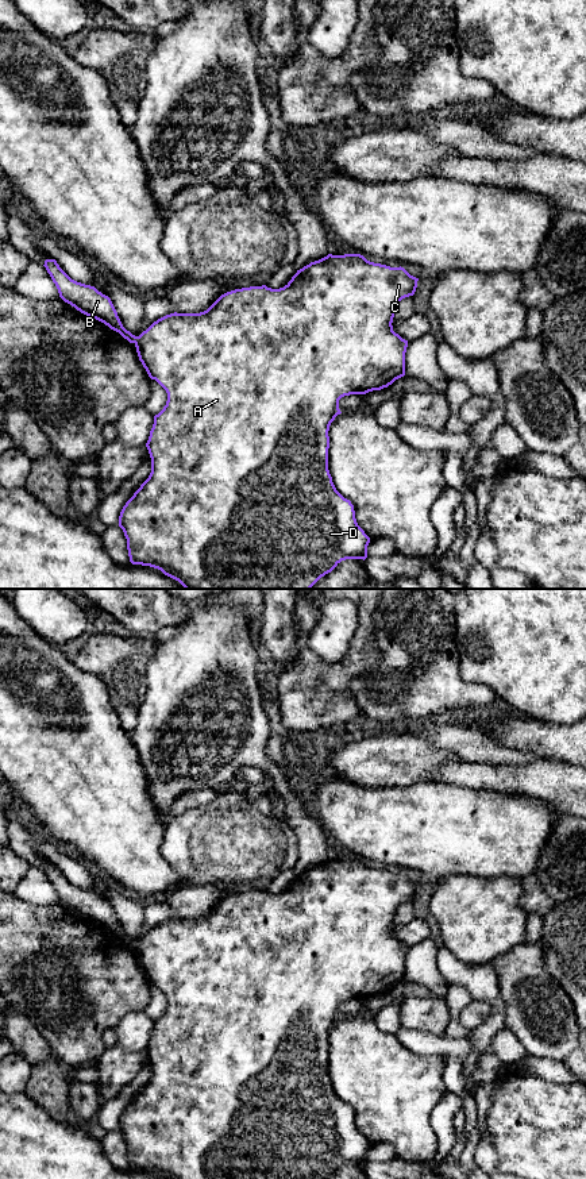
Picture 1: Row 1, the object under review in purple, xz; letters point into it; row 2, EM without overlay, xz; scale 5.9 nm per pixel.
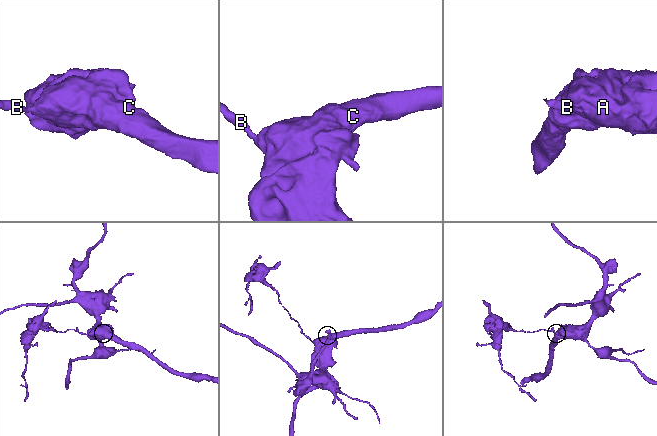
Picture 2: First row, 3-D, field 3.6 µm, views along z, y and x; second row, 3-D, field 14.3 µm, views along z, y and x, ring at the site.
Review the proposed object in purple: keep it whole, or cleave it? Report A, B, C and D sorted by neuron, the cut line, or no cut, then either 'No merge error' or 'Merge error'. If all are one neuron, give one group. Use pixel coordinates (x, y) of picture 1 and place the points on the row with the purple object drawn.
Groups: A C D / B. Split along xz (137, 336), (134, 342). Merge error

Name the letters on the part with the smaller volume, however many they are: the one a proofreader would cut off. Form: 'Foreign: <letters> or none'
Foreign: B

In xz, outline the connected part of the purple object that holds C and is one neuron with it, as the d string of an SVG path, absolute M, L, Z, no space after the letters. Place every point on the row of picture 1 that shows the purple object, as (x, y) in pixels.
M361 254L332 255L311 262L279 289L266 285L235 289L221 294L200 313L170 313L154 321L136 336L135 347L149 377L167 393L163 409L154 416L146 447L151 458L151 473L119 516L119 527L127 539L132 565L150 566L178 581L185 589L311 589L342 560L366 559L370 538L358 525L354 505L335 488L328 470L329 425L340 415L339 400L350 394L381 390L405 375L408 340L393 331L398 303L413 296L419 278L404 267L390 267L367 261Z

